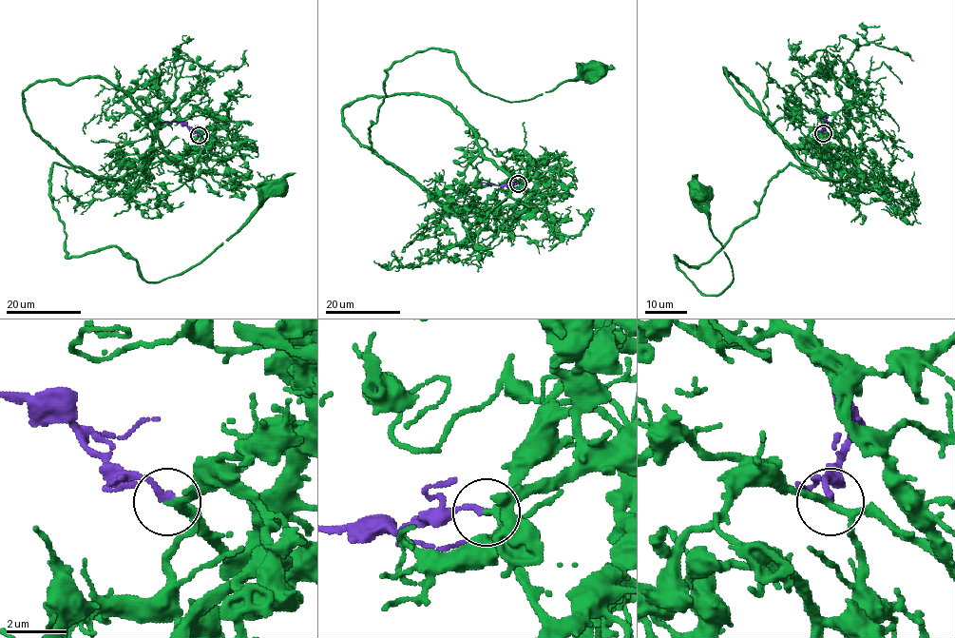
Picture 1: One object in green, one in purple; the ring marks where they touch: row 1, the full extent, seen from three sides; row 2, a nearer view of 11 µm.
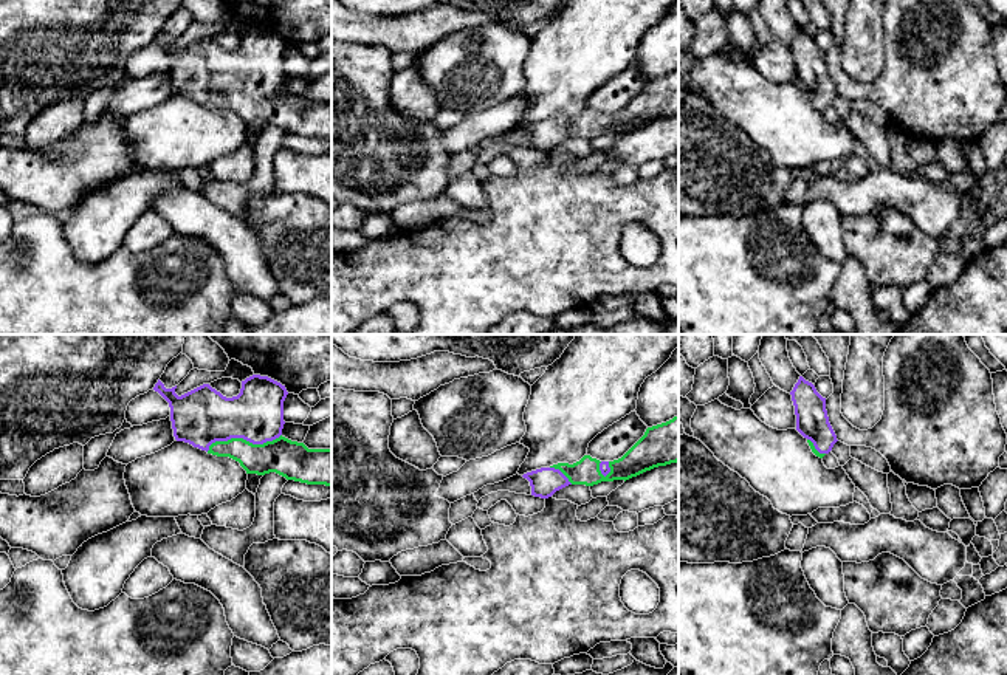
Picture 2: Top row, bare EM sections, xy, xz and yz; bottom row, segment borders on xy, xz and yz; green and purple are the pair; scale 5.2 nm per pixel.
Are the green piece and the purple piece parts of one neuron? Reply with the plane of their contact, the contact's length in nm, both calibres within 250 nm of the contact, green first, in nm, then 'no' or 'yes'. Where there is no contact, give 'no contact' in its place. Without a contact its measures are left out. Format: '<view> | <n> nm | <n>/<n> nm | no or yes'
xy | 400 nm | 190/300 nm | yes

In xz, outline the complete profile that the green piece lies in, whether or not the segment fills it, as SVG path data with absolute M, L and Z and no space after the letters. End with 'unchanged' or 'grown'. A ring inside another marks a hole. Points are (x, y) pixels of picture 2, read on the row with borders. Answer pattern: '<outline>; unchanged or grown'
M679 415L648 427L644 435L618 460L600 461L584 455L579 461L558 463L524 474L531 495L548 499L569 485L593 486L601 481L629 480L658 466L679 461Z; grown

